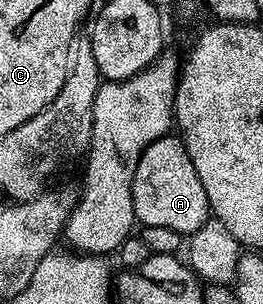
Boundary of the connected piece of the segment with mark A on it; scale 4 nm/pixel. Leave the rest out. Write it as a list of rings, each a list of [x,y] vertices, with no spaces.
[[[165,134],[143,149],[135,168],[133,203],[134,217],[141,227],[159,225],[183,237],[195,234],[211,218],[207,189],[191,165],[184,141],[176,134]]]

